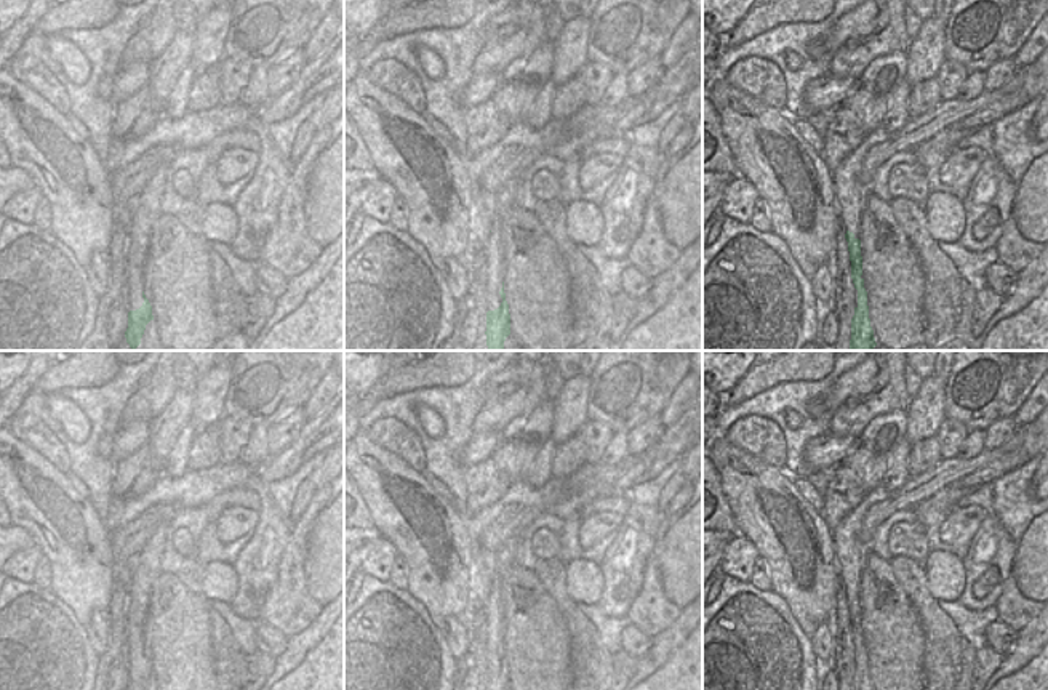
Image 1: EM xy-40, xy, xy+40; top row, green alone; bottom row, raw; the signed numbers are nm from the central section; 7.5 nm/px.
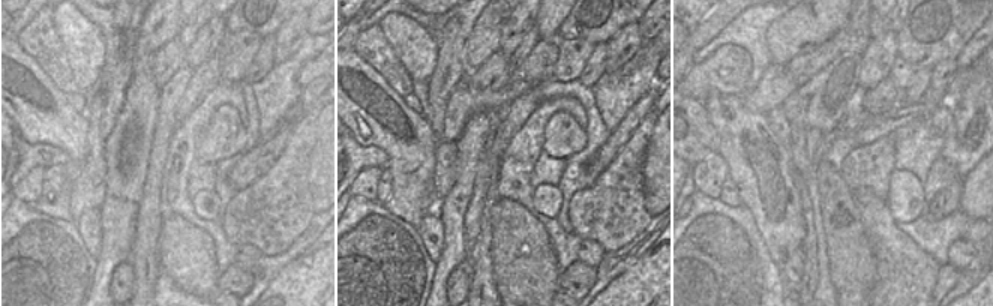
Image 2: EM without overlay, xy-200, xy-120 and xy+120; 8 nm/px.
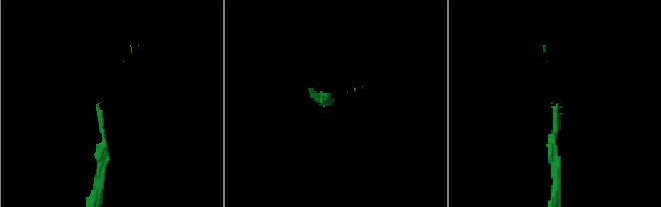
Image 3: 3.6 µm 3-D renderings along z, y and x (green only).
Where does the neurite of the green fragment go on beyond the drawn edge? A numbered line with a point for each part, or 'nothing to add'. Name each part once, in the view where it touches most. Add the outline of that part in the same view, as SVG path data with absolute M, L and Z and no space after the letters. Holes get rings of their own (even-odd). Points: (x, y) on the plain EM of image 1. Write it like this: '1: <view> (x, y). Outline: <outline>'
1: xy (506, 556). Outline: M518 538L509 540L498 552L499 581L491 586L486 599L486 669L501 664L499 653L504 640L504 604L502 604L502 578L515 565Z

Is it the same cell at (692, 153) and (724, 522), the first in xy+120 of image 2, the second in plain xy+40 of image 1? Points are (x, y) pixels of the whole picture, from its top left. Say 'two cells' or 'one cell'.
one cell

